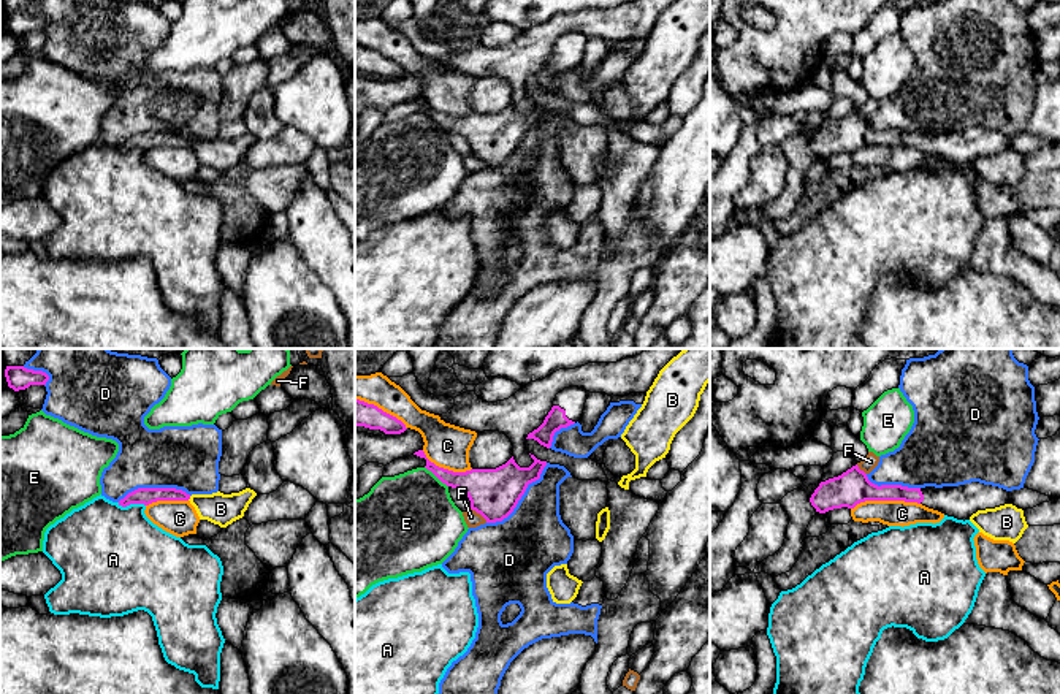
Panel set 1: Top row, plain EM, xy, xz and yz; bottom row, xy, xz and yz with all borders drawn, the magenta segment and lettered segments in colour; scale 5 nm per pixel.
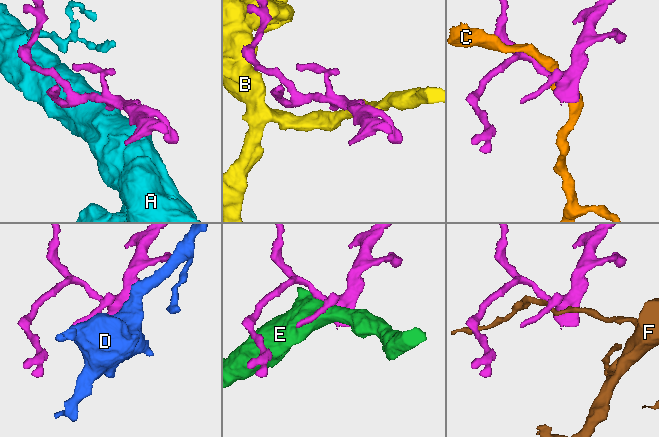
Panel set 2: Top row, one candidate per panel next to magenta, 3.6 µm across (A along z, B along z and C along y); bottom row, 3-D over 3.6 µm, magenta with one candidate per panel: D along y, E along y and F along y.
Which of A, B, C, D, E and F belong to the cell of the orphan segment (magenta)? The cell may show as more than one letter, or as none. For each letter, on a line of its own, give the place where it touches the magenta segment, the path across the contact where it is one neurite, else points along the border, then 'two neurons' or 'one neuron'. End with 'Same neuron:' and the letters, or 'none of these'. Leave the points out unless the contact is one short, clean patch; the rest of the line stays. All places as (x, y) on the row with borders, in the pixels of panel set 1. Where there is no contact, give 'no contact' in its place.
A: meets magenta in xy at (132, 503); two neurons
B: meets magenta in xy at (189, 498); two neurons
C: meets magenta in yz at (884, 499); two neurons
D: meets magenta in xz at (520, 498); two neurons
E: meets magenta in xz at (436, 476); two neurons
F: meets magenta in xz at (479, 512); border along xz (471, 507), (487, 522); two neurons
Same neuron: none of these

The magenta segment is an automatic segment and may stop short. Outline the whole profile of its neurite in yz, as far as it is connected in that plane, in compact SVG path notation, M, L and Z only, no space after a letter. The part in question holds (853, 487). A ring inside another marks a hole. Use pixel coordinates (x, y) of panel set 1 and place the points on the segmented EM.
M857 464L838 477L821 482L810 498L811 505L819 513L841 507L854 509L865 501L917 502L963 521L978 510L1011 504L1009 491L979 482L943 488L878 486Z

